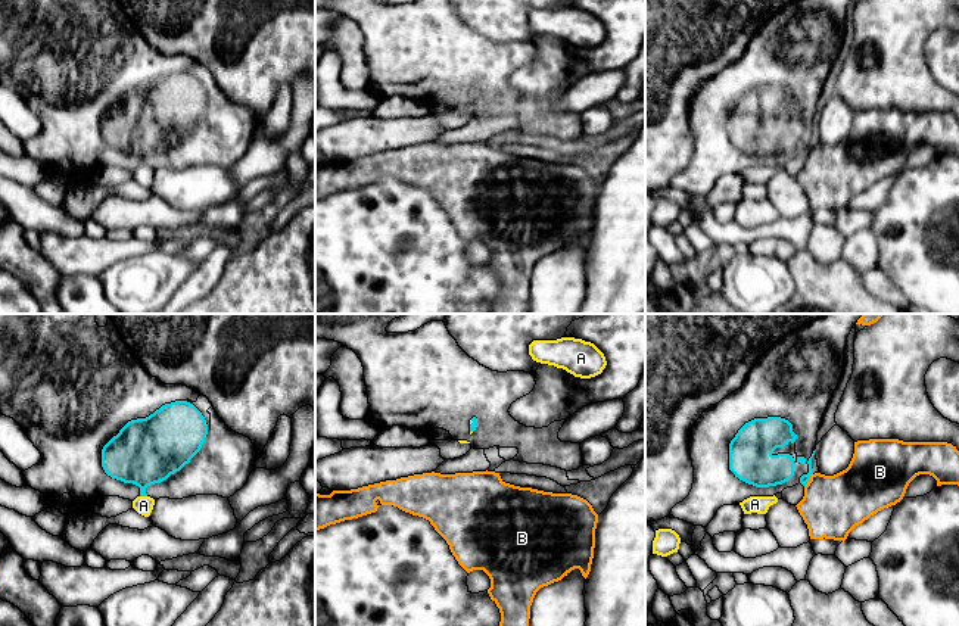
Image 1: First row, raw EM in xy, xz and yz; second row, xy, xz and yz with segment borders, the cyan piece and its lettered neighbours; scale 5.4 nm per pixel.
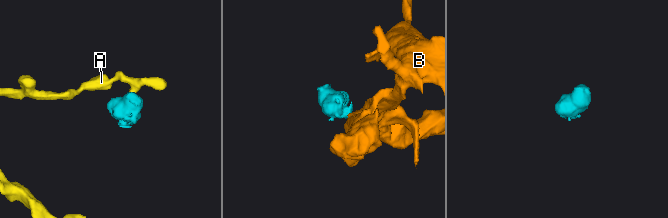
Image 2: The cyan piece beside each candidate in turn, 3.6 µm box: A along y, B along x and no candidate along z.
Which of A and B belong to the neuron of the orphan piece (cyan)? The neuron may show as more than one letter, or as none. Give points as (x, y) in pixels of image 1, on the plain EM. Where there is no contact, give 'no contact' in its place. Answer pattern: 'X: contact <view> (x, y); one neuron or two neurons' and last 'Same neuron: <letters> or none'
A: contact xy (143, 165); two neurons
B: contact yz (809, 149); two neurons
Same neuron: none

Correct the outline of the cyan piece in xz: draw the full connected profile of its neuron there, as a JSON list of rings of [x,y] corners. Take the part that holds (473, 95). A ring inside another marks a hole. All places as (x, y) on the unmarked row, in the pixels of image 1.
[[[315,0],[315,9],[327,9],[352,19],[362,32],[368,65],[367,88],[380,100],[401,96],[430,103],[446,100],[452,110],[467,110],[474,119],[517,118],[514,131],[544,134],[566,141],[583,136],[580,113],[561,112],[558,102],[566,90],[548,97],[526,97],[508,80],[513,72],[535,59],[535,46],[524,41],[492,41],[470,28],[448,0]]]

